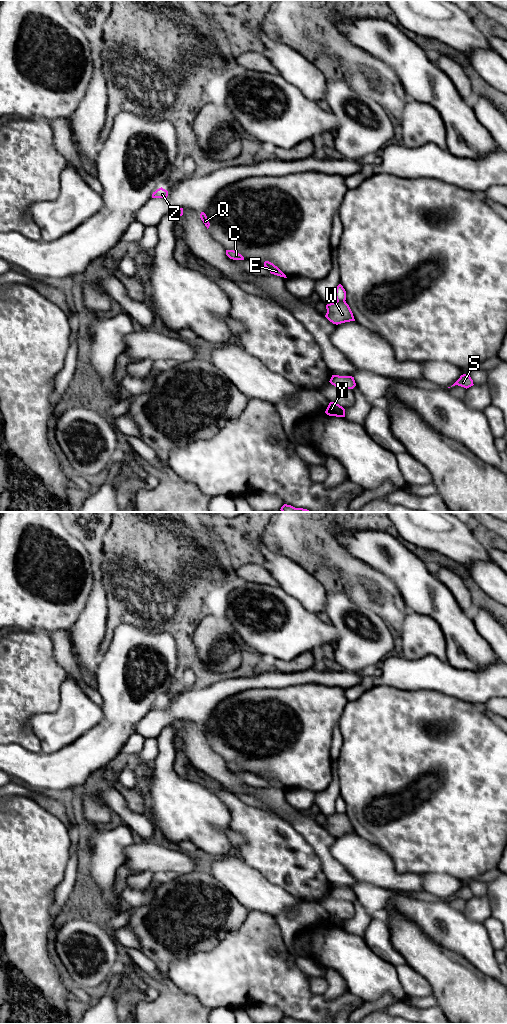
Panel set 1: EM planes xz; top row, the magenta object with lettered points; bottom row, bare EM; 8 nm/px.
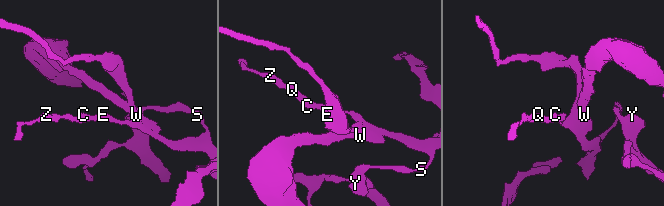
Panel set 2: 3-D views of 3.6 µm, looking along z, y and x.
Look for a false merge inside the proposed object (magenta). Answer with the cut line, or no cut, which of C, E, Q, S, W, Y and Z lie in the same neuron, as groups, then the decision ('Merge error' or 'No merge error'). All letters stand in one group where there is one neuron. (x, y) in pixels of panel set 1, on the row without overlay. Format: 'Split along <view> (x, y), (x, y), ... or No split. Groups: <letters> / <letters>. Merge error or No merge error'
Split along xz (337, 812), (344, 813). Groups: C E Q S Y Z / W. Merge error

